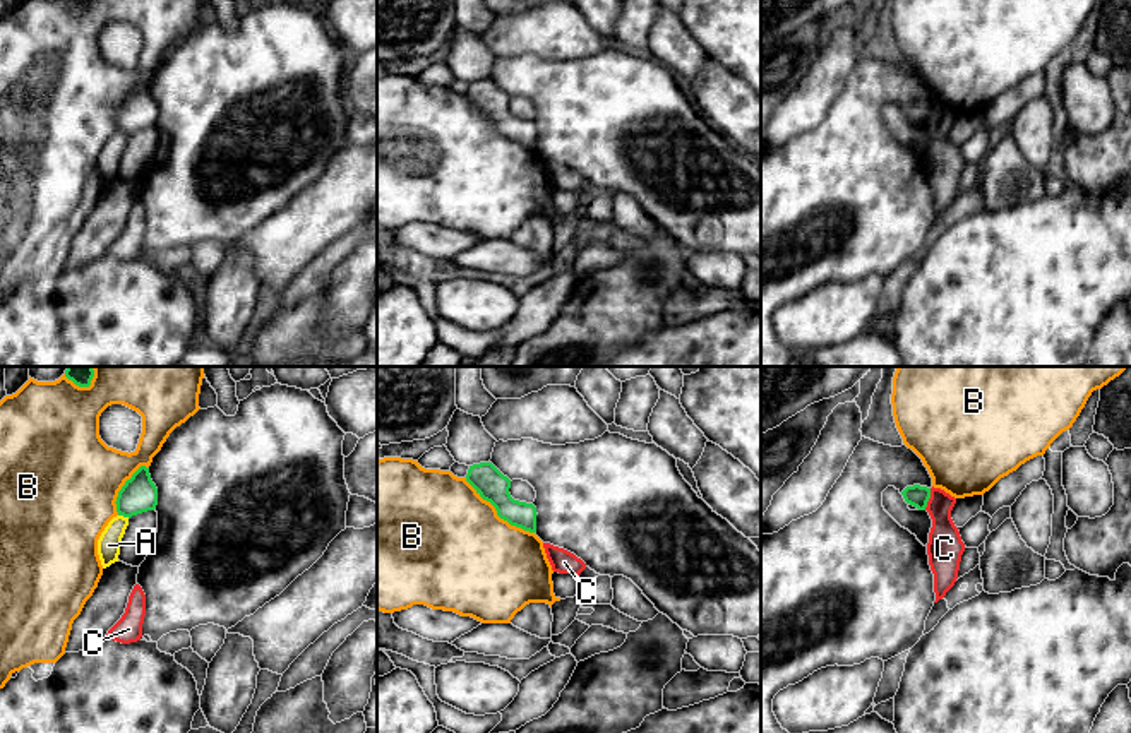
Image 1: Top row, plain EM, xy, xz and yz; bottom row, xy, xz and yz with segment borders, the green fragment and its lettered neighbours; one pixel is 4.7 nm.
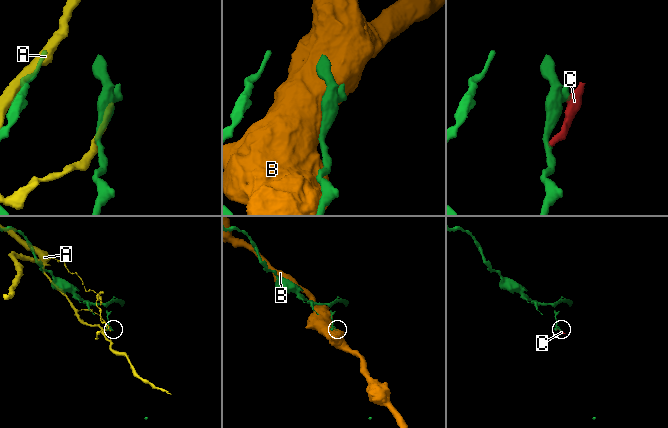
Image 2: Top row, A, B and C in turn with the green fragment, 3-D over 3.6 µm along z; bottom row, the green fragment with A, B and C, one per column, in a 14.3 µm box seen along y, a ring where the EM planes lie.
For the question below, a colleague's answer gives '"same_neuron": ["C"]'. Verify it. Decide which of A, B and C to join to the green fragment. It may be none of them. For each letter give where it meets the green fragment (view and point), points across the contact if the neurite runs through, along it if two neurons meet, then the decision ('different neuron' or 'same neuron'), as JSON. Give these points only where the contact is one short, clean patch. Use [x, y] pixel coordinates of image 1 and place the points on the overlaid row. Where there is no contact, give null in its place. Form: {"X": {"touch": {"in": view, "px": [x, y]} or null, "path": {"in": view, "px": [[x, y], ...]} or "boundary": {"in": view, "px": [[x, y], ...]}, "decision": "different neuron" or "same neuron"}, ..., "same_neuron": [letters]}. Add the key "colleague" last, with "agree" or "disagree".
{"A": {"touch": {"in": "xy", "px": [124, 516]}, "decision": "different neuron"}, "B": {"touch": {"in": "xz", "px": [497, 514]}, "decision": "different neuron"}, "C": {"touch": {"in": "yz", "px": [929, 497]}, "boundary": {"in": "yz", "px": [[931, 488], [931, 497], [924, 509]]}, "decision": "different neuron"}, "same_neuron": [], "colleague": "disagree"}

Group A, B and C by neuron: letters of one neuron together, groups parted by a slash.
A / B / C

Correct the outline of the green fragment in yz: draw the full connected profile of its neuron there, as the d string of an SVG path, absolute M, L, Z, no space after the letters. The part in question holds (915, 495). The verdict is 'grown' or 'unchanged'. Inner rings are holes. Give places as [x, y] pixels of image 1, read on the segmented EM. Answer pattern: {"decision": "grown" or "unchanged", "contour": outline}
{"decision": "unchanged", "contour": "M913 485L913 486L907 486L901 492L901 495L903 495L907 504L917 507L919 510L925 510L927 502L931 498L931 488L920 486L920 485Z"}

